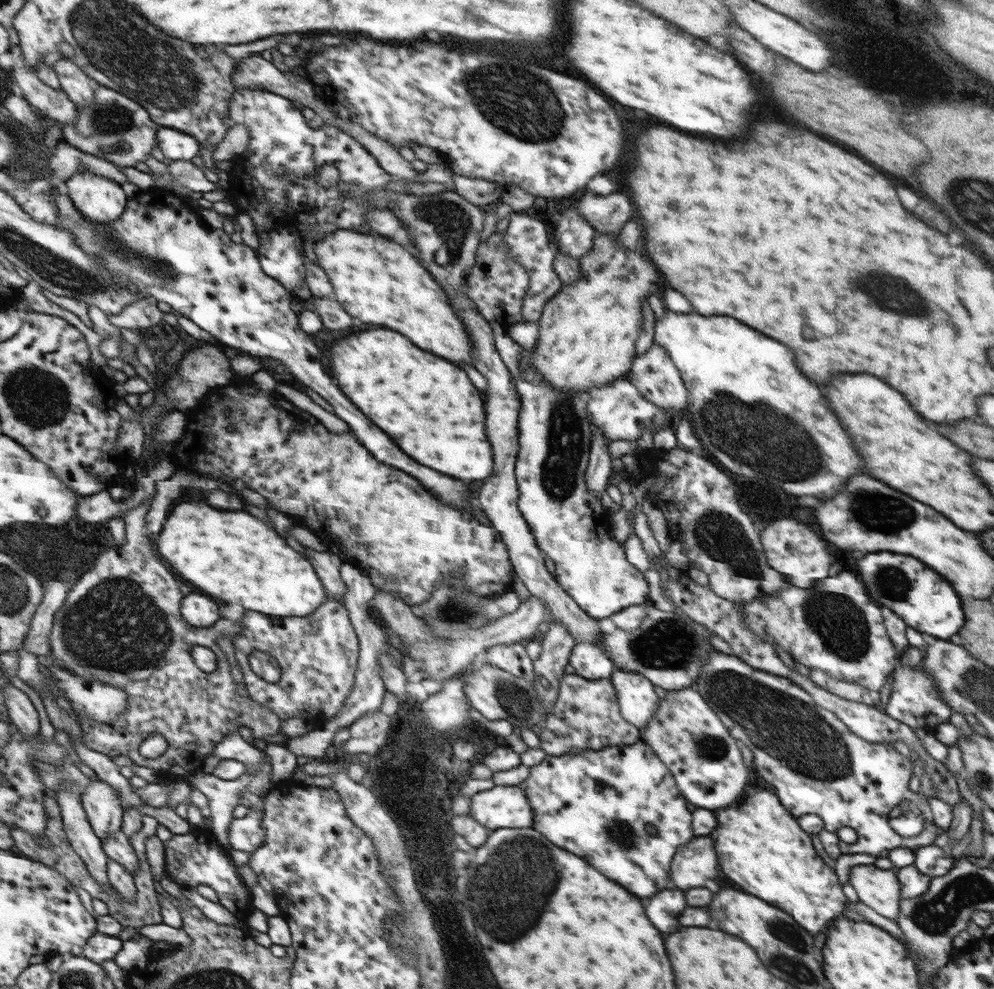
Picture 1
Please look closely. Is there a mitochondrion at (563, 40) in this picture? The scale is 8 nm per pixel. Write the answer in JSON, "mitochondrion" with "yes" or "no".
{"mitochondrion":"no"}

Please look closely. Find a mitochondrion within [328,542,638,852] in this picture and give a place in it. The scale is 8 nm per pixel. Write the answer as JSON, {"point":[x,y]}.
{"point":[453,605]}

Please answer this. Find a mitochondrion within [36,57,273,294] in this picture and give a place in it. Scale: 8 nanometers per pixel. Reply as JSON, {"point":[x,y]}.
{"point":[160,267]}

